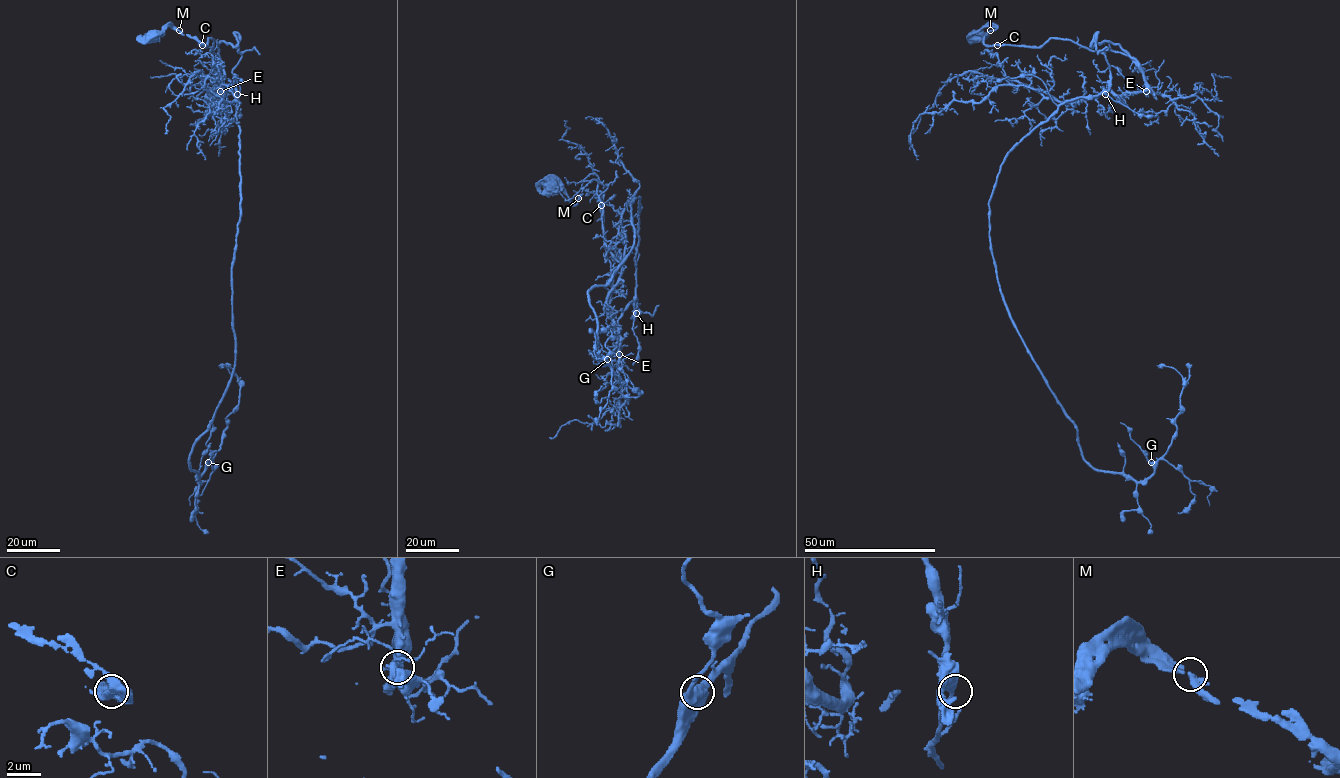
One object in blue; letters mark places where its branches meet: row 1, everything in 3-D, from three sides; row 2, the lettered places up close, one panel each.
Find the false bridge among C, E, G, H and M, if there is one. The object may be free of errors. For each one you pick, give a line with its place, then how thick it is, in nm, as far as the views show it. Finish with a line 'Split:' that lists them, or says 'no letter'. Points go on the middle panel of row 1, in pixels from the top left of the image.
Split: no letter

